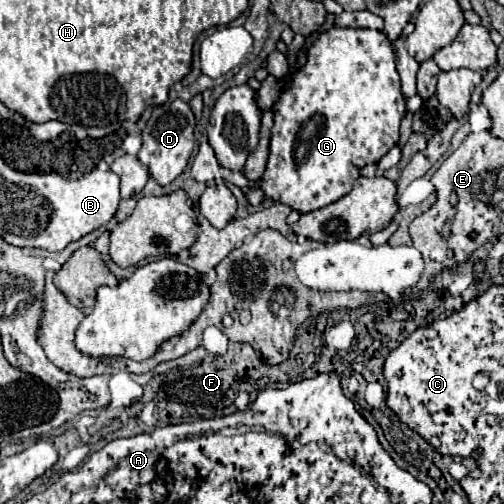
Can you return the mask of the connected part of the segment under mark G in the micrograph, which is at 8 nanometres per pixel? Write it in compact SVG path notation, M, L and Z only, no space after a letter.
M327 28L309 48L307 62L285 78L285 88L273 106L269 160L261 178L265 198L287 204L301 214L343 198L351 192L359 170L367 164L377 164L397 144L399 124L405 114L407 108L395 70L395 52L387 36L379 30Z

